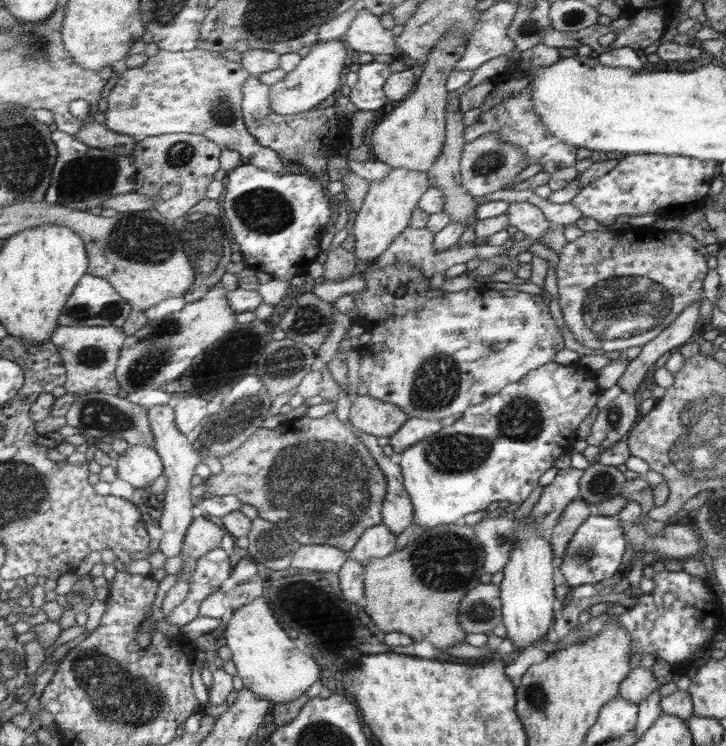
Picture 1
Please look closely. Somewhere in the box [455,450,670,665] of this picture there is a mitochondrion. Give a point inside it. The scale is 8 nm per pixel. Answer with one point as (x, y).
(480, 612)

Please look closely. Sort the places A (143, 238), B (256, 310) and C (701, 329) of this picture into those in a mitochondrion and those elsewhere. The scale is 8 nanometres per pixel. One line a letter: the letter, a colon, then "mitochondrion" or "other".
A: mitochondrion
B: other
C: other

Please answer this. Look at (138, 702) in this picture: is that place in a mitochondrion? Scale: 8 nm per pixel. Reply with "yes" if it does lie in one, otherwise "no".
yes

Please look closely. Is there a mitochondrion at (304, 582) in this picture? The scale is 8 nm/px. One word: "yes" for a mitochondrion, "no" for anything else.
no

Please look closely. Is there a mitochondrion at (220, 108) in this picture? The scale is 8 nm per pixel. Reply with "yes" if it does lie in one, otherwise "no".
yes

